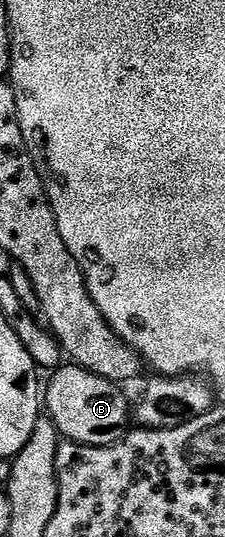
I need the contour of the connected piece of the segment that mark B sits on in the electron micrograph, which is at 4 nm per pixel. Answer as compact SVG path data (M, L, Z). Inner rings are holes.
M71 362L66 366L60 366L50 373L51 381L45 384L45 412L55 424L64 441L72 444L88 444L89 446L105 446L116 444L123 439L133 420L133 408L127 405L127 396L122 392L120 385L114 380L106 380L89 370L80 368L78 364Z

